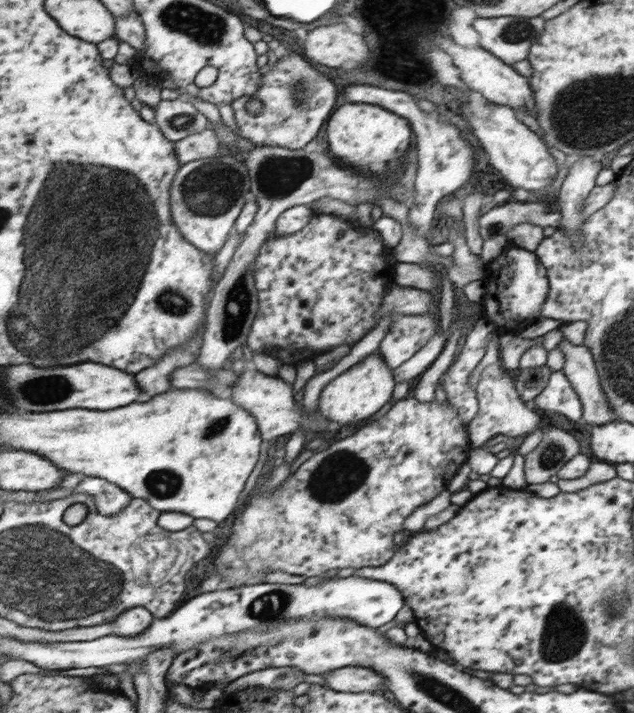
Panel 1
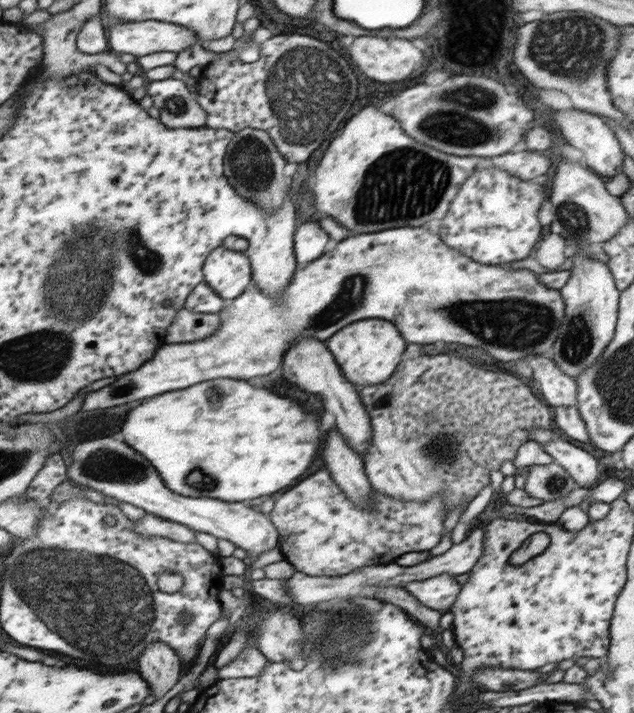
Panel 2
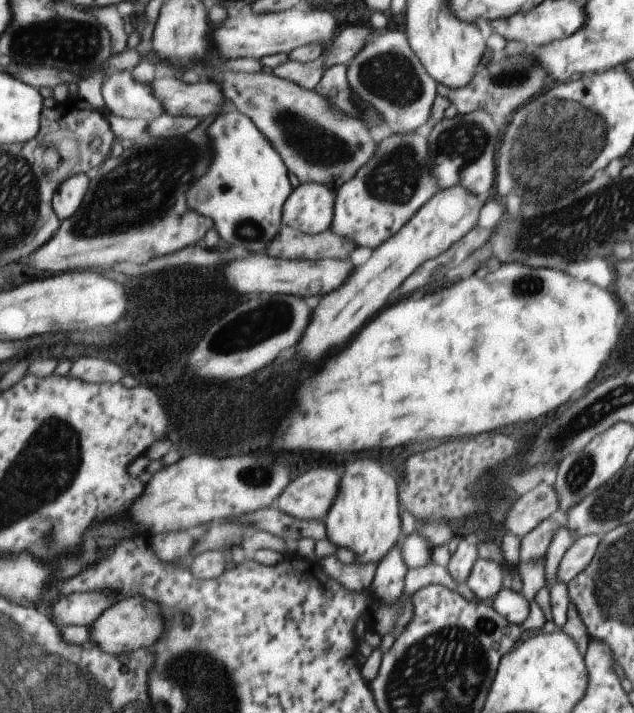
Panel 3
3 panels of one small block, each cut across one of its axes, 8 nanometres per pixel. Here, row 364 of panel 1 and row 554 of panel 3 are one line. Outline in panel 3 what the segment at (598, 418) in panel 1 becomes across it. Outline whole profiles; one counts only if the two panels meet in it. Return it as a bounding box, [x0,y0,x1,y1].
[556,535,599,584]

